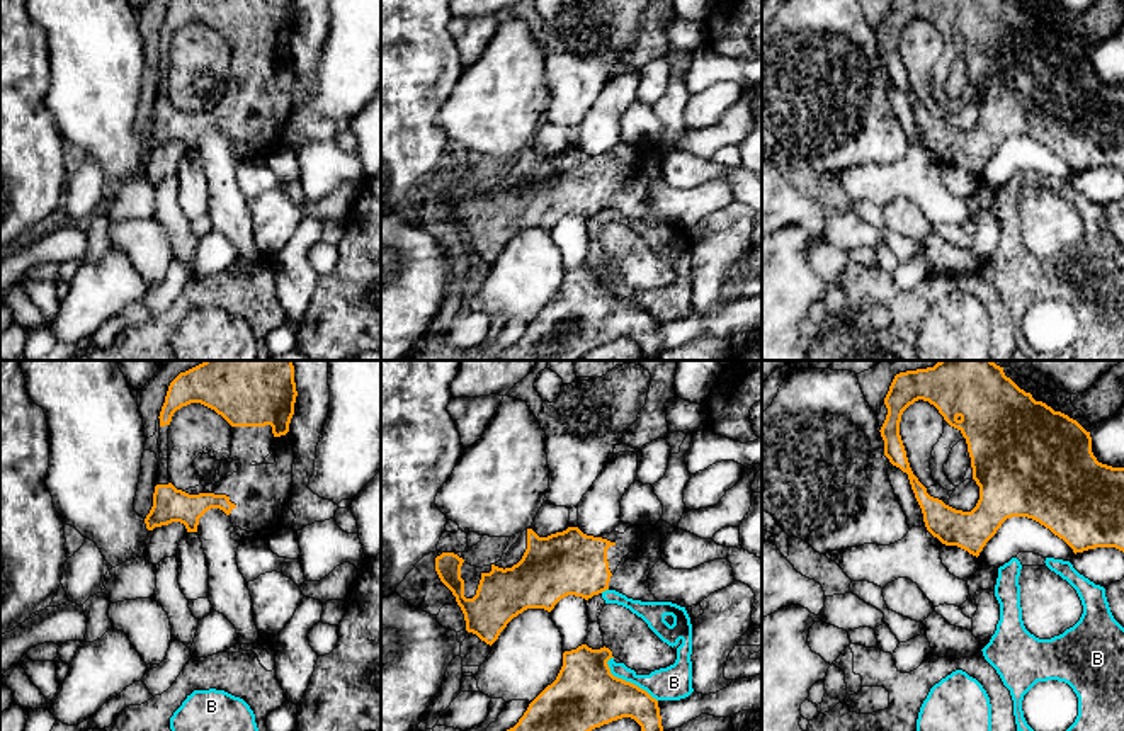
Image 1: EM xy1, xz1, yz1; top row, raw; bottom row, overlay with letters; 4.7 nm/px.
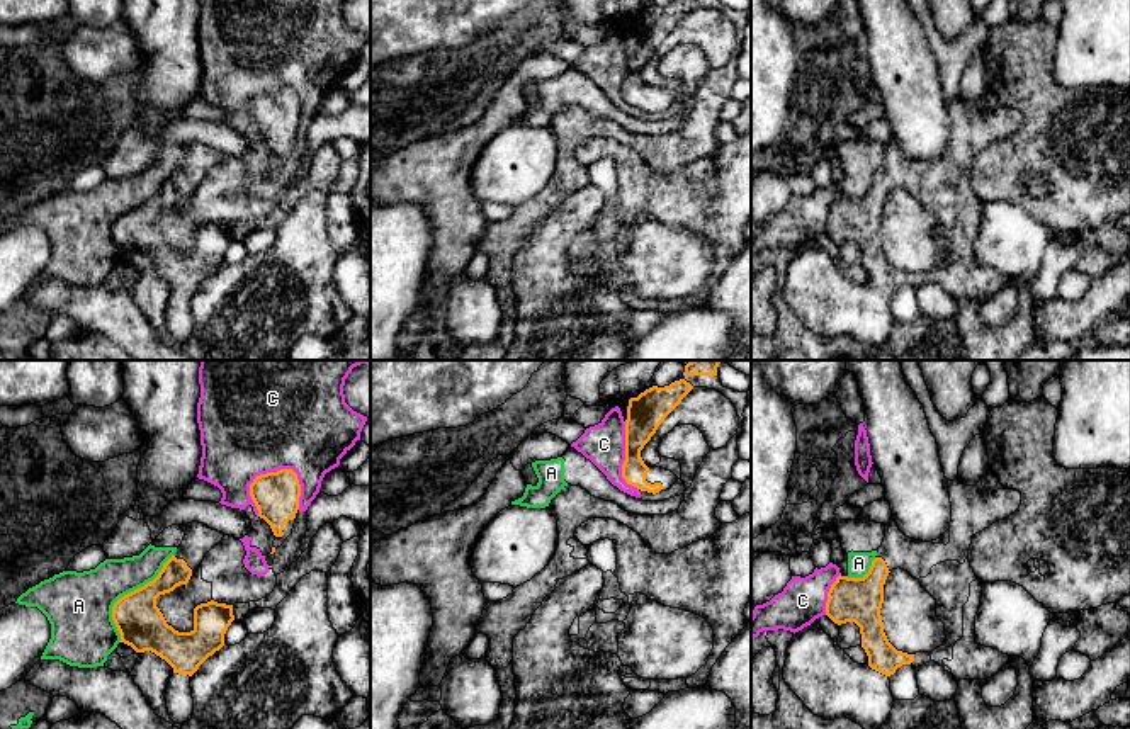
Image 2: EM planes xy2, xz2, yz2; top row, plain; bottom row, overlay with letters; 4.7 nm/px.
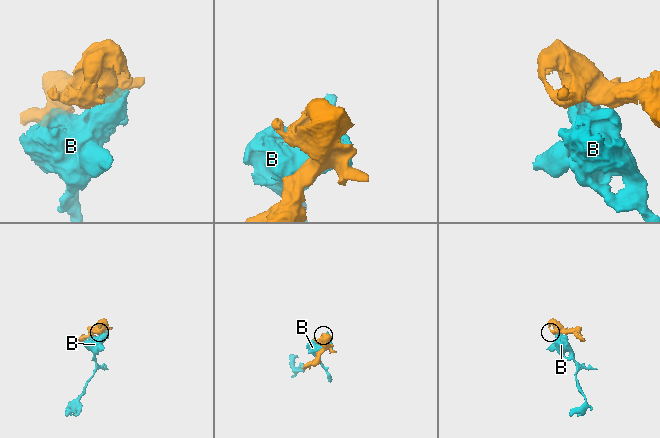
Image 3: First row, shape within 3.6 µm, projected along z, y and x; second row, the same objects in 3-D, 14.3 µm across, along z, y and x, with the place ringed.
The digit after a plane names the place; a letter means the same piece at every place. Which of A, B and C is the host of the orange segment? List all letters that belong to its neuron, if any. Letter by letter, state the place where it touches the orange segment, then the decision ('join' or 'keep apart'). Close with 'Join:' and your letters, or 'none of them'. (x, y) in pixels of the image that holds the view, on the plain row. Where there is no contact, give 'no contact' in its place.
A: xy2 (128, 213) | keep apart
B: xz1 (630, 301) | keep apart
C: xy2 (254, 99) | keep apart
Join: none of them

